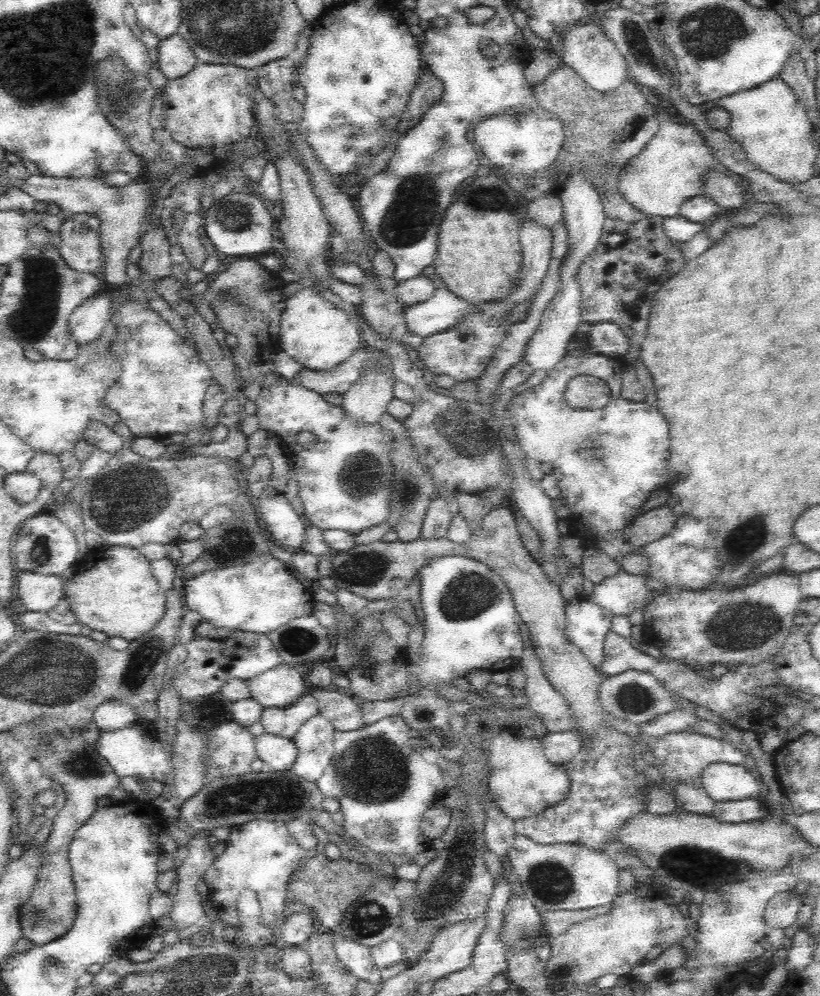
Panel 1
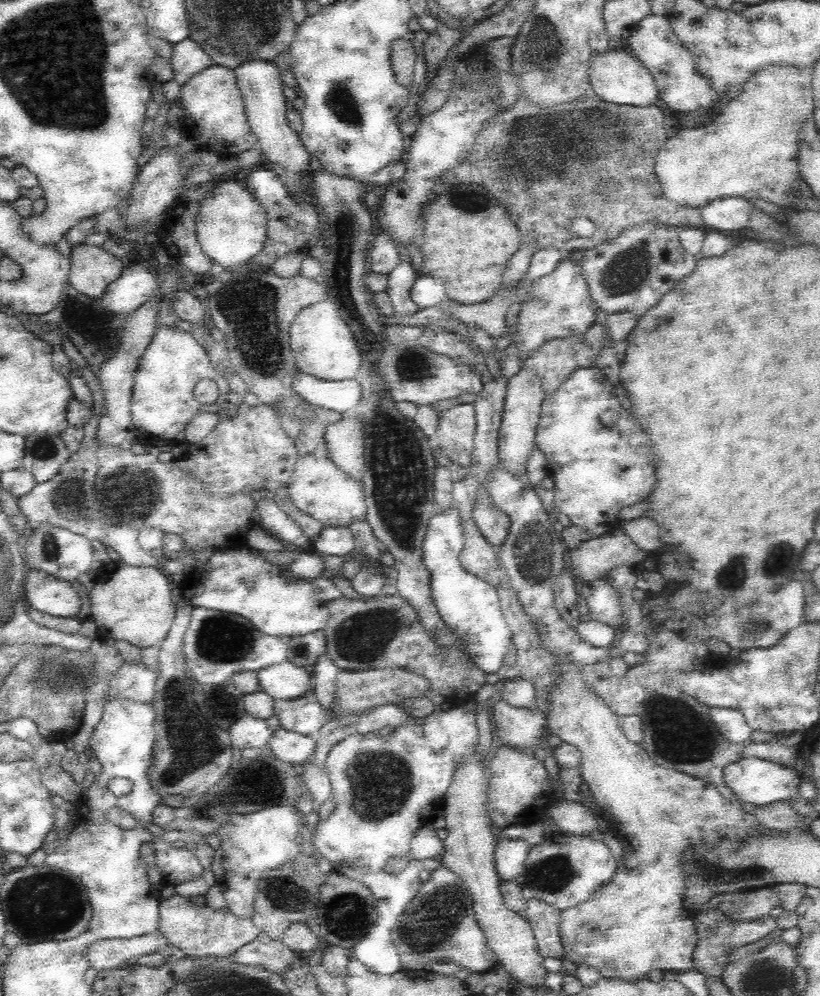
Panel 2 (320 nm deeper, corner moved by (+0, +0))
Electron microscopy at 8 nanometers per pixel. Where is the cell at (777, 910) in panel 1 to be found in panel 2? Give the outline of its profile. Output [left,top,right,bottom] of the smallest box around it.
[692,907,777,976]

